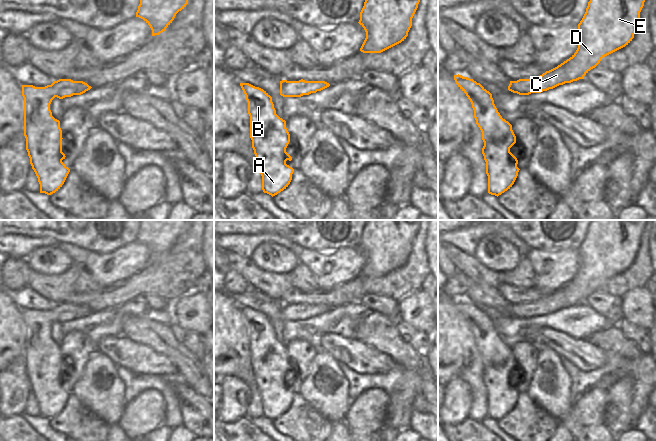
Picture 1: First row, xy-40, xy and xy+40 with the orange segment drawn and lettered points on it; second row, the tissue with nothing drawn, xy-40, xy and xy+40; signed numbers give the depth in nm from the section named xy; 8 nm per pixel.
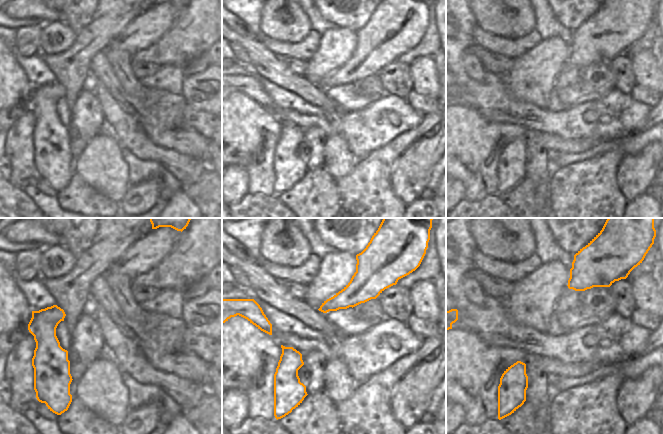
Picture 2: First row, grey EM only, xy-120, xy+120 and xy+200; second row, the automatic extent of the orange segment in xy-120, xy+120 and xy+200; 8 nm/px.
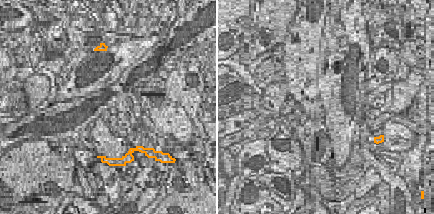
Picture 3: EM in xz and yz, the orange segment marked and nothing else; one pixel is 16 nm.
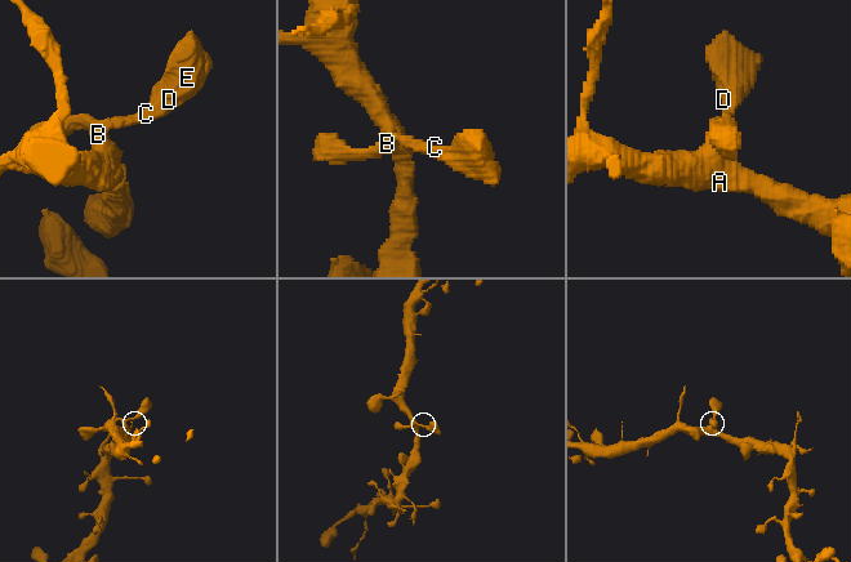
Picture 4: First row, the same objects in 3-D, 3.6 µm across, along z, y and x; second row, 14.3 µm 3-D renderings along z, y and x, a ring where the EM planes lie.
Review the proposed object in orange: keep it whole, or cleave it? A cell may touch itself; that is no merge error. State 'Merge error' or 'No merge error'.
No merge error

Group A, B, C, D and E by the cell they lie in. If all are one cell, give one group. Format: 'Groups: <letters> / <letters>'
Groups: A B C D E

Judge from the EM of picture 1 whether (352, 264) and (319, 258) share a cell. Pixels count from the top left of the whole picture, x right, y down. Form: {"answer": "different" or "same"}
{"answer": "same"}

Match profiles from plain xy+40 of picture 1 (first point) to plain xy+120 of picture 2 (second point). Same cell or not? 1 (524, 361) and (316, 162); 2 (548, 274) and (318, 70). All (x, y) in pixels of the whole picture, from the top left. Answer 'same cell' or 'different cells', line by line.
1: same cell
2: same cell

